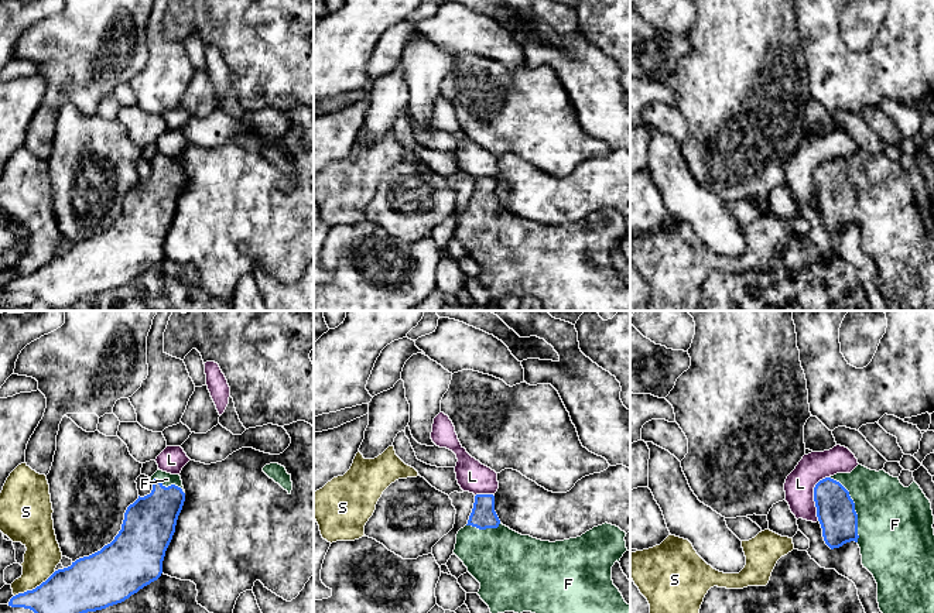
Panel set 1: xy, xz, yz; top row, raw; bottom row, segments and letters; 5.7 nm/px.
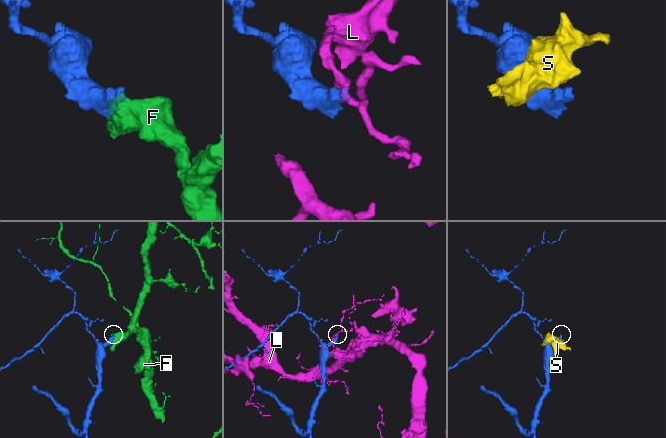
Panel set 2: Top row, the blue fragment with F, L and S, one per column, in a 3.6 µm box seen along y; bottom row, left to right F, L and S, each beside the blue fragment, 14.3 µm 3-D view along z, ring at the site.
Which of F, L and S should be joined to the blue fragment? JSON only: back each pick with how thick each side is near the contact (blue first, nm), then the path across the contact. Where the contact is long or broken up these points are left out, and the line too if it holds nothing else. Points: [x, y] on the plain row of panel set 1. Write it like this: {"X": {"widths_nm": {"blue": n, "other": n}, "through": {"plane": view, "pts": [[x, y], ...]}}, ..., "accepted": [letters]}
{"F": {"widths_nm": {"blue": 220, "other": 440}}, "accepted": ["F"]}

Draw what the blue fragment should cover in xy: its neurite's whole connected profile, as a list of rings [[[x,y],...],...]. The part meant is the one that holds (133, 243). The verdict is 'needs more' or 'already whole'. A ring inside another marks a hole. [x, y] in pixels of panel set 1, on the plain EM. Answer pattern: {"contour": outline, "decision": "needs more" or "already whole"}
{"contour": [[[157,154],[153,174],[127,191],[122,213],[100,234],[55,254],[32,274],[8,285],[47,304],[52,311],[129,282],[162,257],[165,234],[185,185],[179,158]]], "decision": "needs more"}

